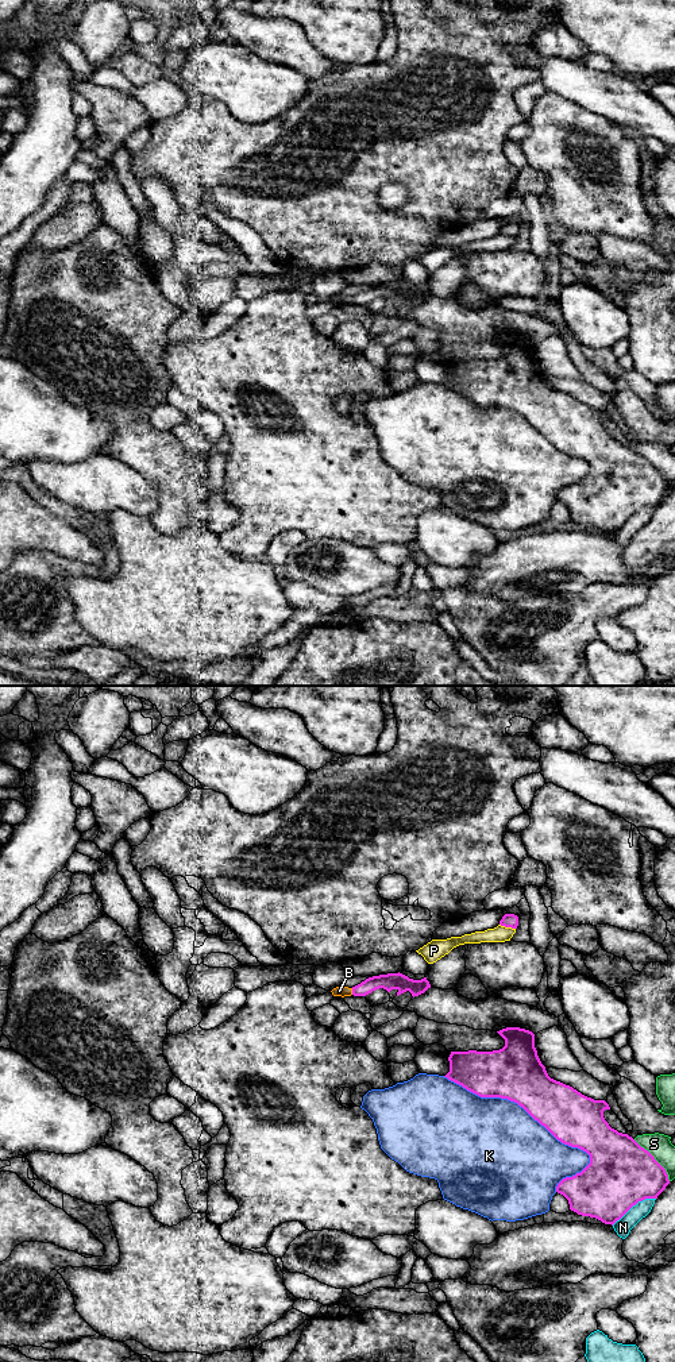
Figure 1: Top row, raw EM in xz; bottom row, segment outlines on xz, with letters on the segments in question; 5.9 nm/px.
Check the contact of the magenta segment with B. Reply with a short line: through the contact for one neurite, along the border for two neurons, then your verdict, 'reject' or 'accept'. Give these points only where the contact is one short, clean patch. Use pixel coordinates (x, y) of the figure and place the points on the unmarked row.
xz (389, 290), (375, 290), (353, 300), (339, 300) | accept

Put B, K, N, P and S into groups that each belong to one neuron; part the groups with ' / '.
B / K / N S / P

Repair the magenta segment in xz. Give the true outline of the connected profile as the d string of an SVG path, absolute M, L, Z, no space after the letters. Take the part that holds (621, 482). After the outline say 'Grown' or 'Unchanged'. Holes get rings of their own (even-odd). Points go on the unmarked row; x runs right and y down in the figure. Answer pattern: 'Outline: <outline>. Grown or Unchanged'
Outline: M506 336L497 342L505 348L502 358L451 360L450 381L444 386L481 406L517 412L558 450L590 464L590 472L580 482L563 487L556 495L556 501L568 509L570 518L613 535L639 510L657 508L670 493L666 478L632 445L609 435L603 427L609 413L551 387L537 364L532 340Z. Unchanged

